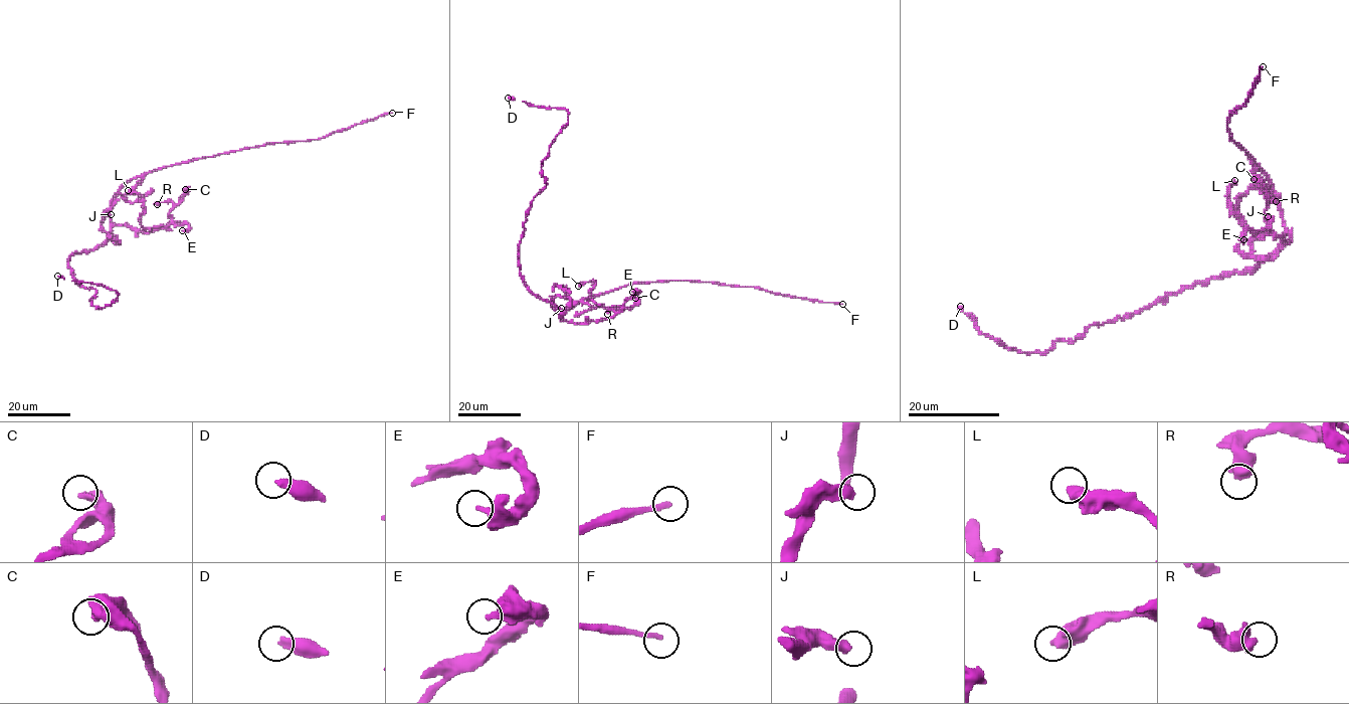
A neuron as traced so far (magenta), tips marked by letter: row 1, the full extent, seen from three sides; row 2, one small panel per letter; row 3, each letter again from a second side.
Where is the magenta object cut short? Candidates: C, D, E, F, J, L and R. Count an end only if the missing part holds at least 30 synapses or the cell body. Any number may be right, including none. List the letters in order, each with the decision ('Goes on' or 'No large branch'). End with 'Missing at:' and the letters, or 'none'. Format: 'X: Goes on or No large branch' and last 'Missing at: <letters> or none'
C: No large branch
D: No large branch
E: No large branch
F: Goes on
J: No large branch
L: No large branch
R: No large branch
Missing at: F

